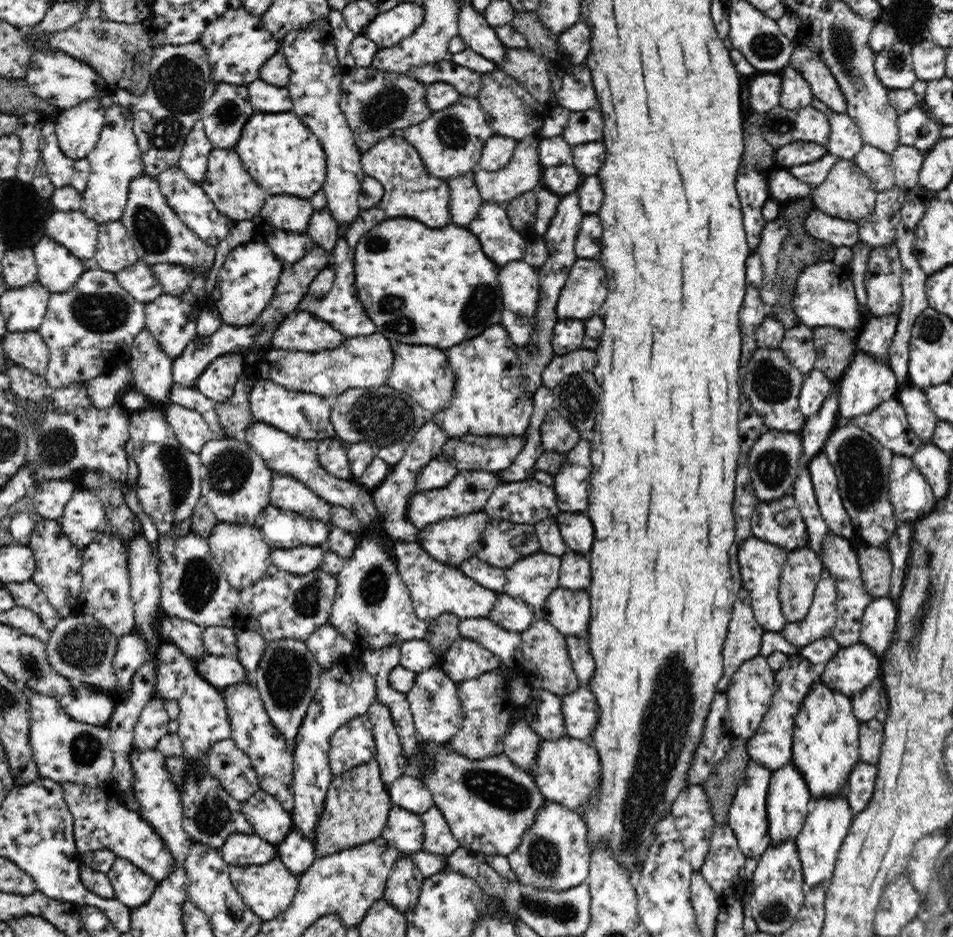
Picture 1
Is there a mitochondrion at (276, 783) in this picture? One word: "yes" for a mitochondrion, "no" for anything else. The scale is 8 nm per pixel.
no

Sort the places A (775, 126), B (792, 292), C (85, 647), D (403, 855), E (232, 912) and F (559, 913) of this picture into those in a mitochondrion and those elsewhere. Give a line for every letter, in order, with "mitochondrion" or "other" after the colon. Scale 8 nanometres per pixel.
A: mitochondrion
B: other
C: mitochondrion
D: other
E: mitochondrion
F: mitochondrion

